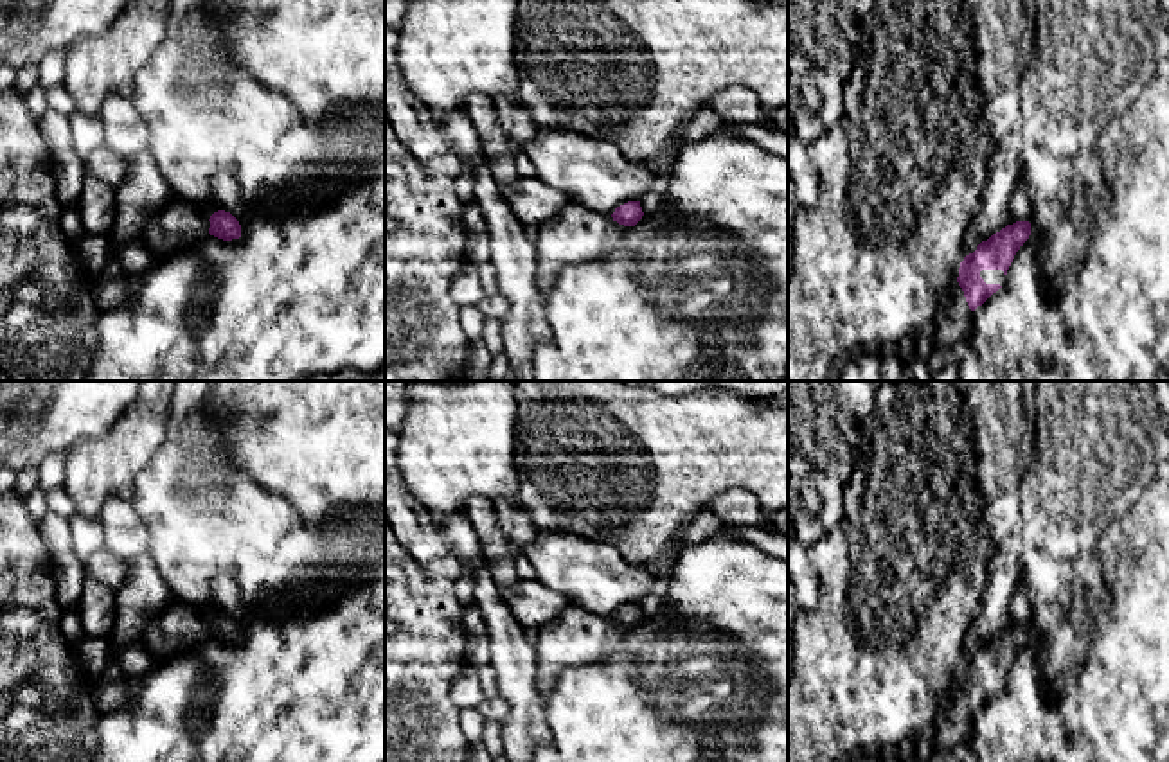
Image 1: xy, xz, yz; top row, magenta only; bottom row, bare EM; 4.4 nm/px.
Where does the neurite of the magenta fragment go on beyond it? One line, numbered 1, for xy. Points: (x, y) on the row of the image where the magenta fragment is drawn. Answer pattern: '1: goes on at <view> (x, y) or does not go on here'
1: goes on at xy (177, 227)

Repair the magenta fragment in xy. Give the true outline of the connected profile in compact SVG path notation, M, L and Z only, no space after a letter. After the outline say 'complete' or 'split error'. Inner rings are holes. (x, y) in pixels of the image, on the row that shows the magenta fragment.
M171 196L144 226L142 244L155 257L165 257L198 246L209 235L223 241L239 239L241 225L230 212L212 210L203 216L196 207Z; split error

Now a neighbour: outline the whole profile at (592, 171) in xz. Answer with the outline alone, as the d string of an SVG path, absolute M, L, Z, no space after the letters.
M538 128L523 151L547 187L601 216L611 216L628 201L640 201L655 183L656 169L628 160L608 140L574 131Z

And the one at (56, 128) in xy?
M50 106L38 113L38 129L50 151L74 146L72 117Z

